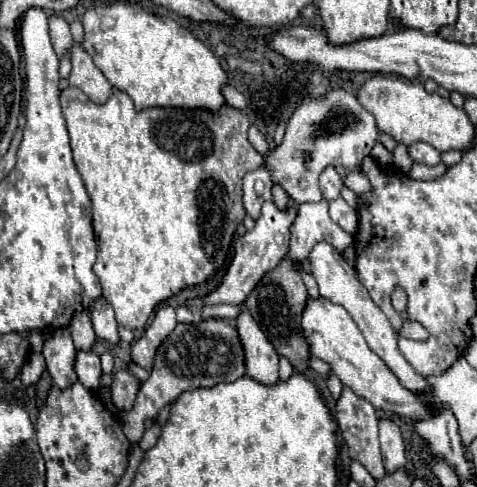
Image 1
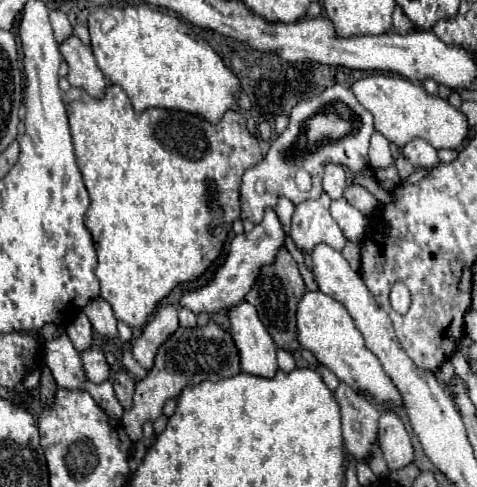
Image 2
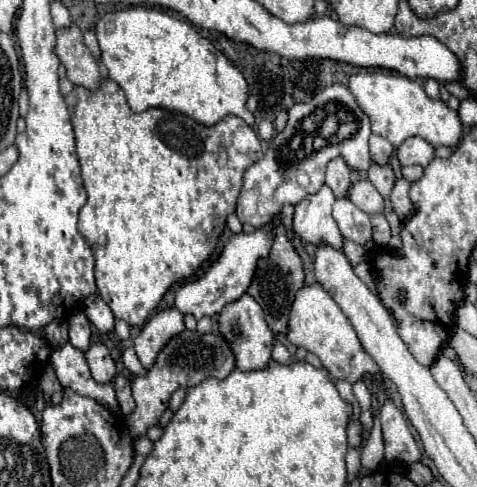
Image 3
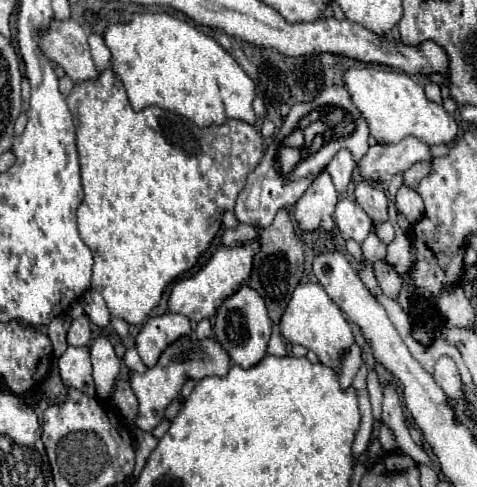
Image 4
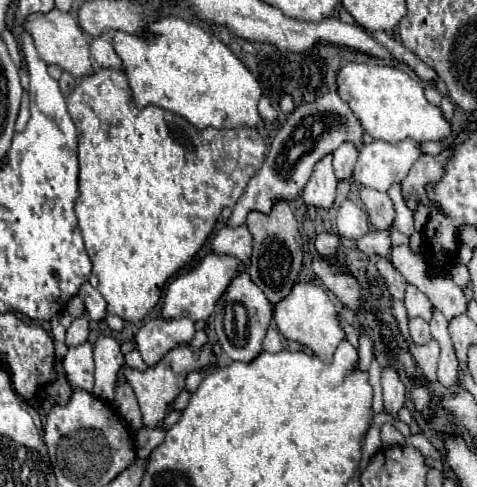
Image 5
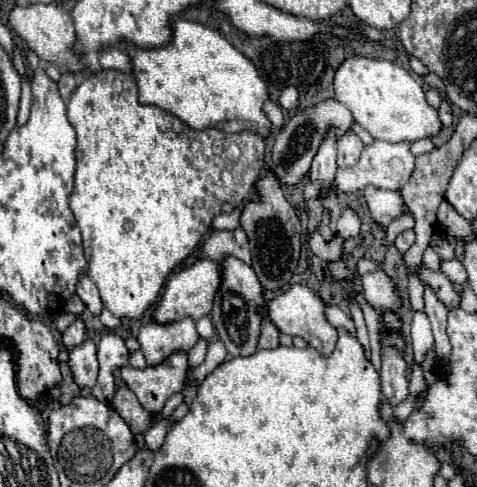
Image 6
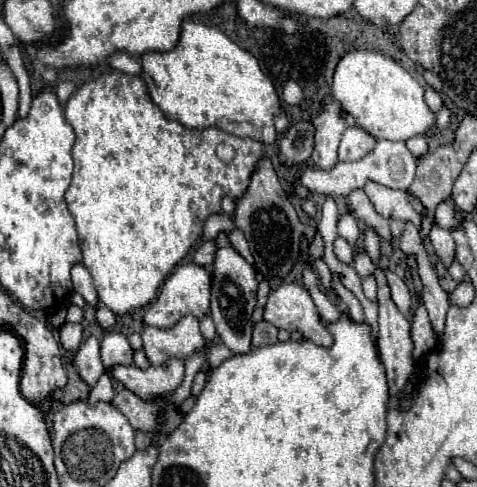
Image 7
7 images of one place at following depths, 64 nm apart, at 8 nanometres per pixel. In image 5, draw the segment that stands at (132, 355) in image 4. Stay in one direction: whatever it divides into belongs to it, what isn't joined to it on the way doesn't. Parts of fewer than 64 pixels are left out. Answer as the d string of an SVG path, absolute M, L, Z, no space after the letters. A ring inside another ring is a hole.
M134 348L132 352L128 352L124 358L126 358L126 364L128 364L130 368L136 368L136 370L140 370L140 372L144 372L144 370L148 368L148 366L144 364L144 360L140 358L140 354L138 354L136 348Z

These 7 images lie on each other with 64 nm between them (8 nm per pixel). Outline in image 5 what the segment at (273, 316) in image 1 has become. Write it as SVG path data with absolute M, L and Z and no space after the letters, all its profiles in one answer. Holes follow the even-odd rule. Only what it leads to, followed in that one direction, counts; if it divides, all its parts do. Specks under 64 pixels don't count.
M278 202L268 216L260 212L250 212L246 226L254 236L252 262L248 274L252 276L252 282L266 294L268 302L276 306L280 300L284 300L284 296L288 296L302 270L304 252L302 252L302 238L298 232L296 218L286 202Z

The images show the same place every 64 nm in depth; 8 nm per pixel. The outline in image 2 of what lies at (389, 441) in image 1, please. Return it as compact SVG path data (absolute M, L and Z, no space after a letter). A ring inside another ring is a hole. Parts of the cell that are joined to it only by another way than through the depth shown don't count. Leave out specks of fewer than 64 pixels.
M382 412L380 416L380 430L378 430L380 448L384 454L386 464L392 466L406 466L414 458L410 436L394 412Z

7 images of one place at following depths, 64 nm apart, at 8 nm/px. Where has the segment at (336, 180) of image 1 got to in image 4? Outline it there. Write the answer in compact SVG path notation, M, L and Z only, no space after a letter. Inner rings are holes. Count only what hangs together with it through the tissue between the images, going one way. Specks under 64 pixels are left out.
M340 150L332 160L330 164L326 166L326 172L332 176L332 182L334 182L334 188L338 192L346 192L348 184L350 184L350 176L352 176L352 170L354 170L354 160L350 156L348 150Z

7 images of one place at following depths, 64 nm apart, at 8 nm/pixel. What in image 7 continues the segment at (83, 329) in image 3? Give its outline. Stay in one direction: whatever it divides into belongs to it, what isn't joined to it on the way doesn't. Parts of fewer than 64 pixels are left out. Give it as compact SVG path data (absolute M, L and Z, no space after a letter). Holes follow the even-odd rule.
M62 324L60 328L60 342L66 352L76 352L82 342L82 326L80 324Z

